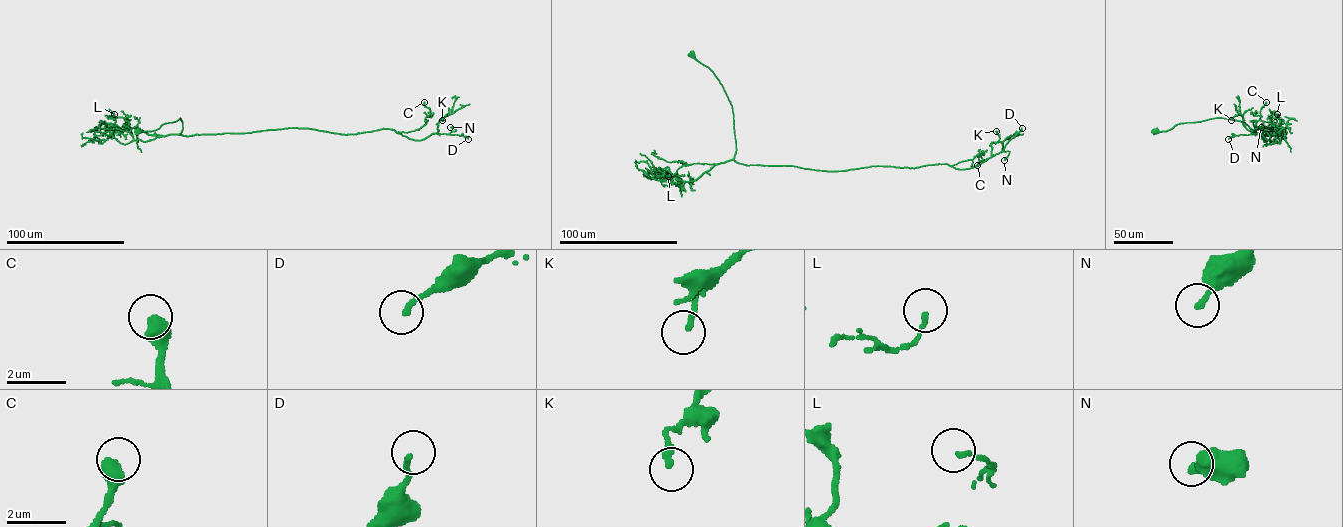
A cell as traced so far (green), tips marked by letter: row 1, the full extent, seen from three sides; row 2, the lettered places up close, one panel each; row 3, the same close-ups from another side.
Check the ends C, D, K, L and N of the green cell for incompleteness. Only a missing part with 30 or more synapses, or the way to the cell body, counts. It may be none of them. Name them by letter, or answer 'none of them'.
none of them

